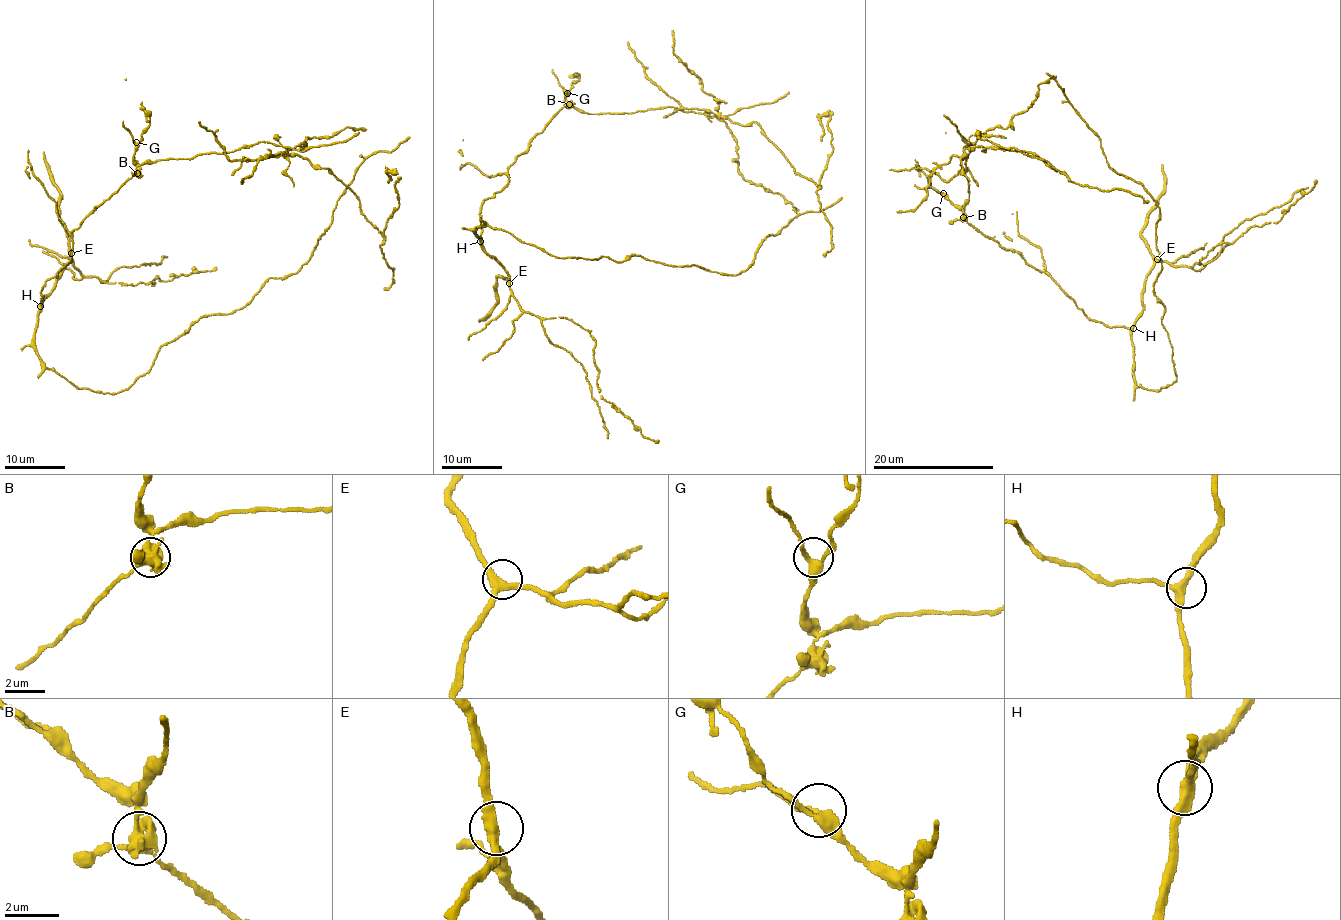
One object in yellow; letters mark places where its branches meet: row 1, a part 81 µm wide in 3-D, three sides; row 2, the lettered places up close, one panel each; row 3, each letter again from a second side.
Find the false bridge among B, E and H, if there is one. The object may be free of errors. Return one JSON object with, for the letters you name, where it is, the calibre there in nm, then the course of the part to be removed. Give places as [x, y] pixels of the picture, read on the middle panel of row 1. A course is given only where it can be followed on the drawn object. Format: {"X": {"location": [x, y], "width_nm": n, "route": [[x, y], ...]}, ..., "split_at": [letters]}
{"B": {"location": [569, 104], "width_nm": 440, "route": [[569, 103], [590, 114], [671, 106], [755, 123], [817, 184], [833, 150], [830, 113], [820, 118], [820, 141]]}, "split_at": ["B"]}

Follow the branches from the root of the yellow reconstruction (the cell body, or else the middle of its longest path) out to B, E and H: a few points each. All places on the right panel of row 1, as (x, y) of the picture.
B: (1086, 317), (1048, 274), (1029, 266), (1016, 250), (1002, 248), (995, 240), (985, 237), (963, 217)
E: (1086, 317), (1109, 326), (1130, 328), (1142, 310), (1143, 283), (1157, 259)
H: (1086, 317), (1109, 326), (1133, 328)

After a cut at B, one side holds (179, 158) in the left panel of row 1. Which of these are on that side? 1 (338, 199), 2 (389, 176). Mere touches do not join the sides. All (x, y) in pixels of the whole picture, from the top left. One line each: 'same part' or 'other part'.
1: other part
2: same part

